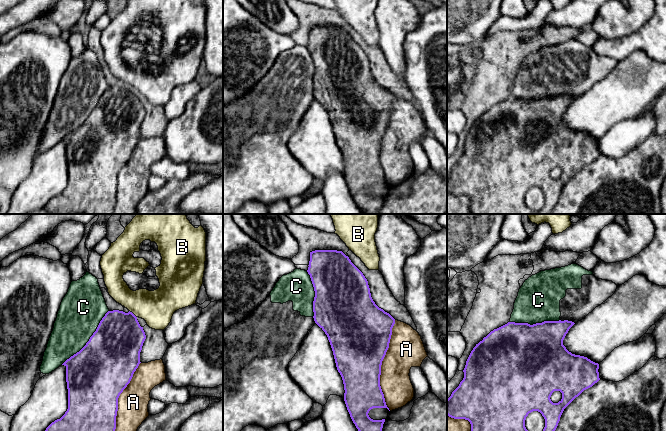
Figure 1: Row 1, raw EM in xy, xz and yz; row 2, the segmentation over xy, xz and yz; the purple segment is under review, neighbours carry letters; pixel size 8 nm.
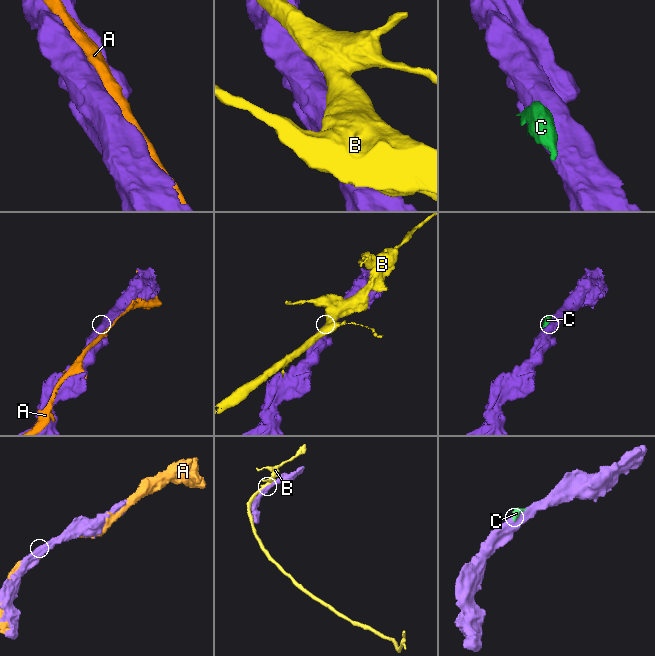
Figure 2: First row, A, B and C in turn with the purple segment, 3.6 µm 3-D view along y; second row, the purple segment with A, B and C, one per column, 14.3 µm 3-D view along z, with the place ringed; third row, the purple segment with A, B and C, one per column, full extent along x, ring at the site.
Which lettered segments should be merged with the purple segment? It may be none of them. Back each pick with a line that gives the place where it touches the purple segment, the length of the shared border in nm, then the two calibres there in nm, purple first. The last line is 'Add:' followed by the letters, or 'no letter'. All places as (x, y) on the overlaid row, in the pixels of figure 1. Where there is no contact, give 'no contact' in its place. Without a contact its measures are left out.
C: xy (89, 339) | 600 nm | 460/340 nm
Add: C

